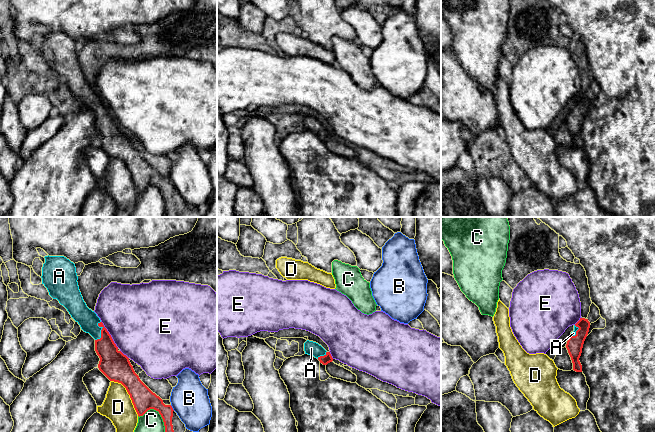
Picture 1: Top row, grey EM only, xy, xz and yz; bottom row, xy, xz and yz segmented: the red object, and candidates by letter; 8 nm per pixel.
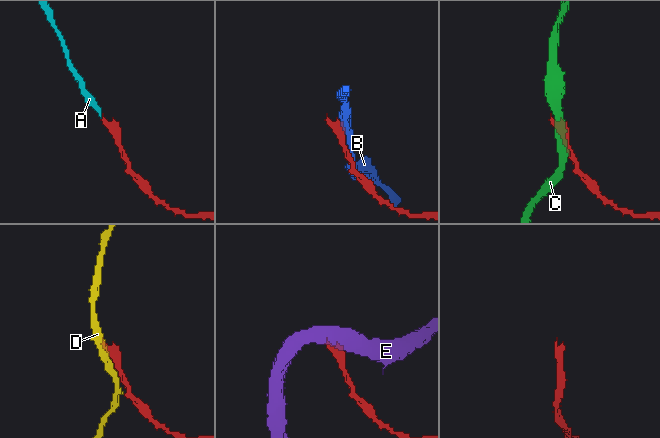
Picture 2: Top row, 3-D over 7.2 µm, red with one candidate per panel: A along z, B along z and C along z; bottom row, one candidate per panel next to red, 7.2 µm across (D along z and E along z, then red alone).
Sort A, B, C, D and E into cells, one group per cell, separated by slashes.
A / B / C D / E

